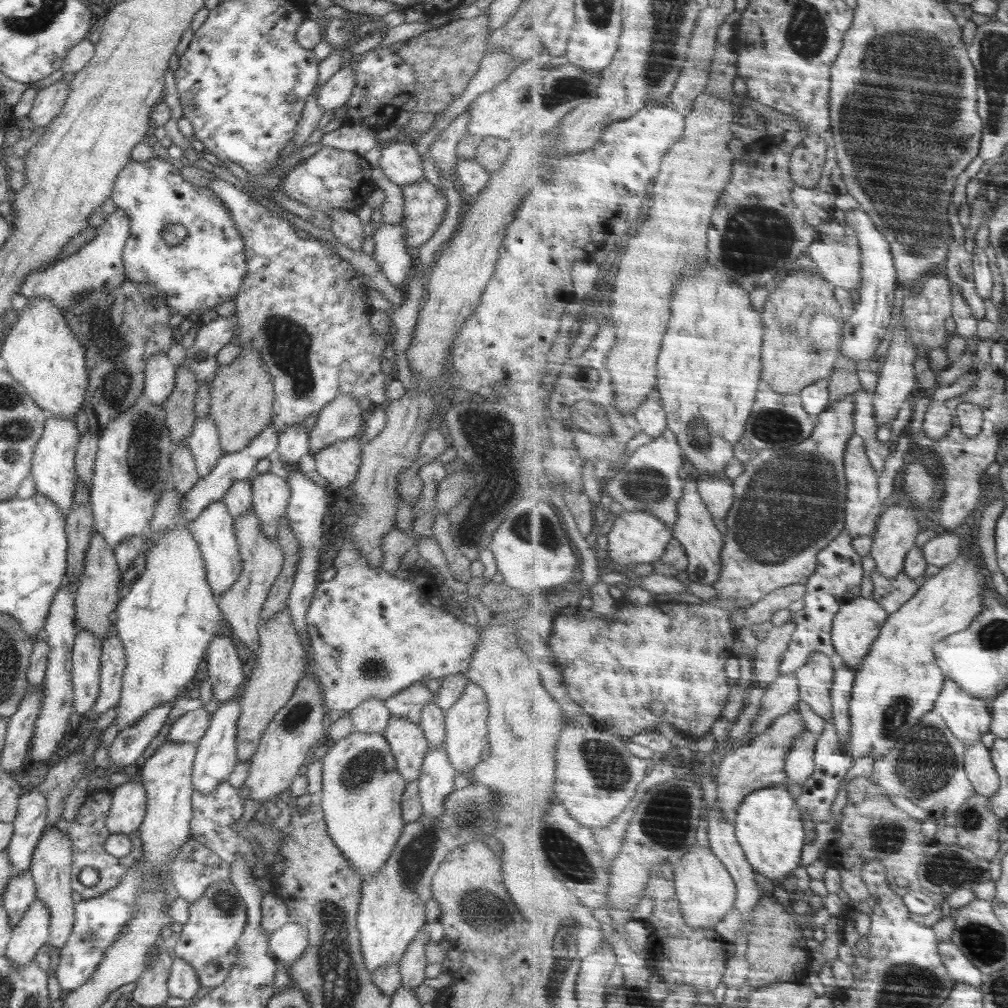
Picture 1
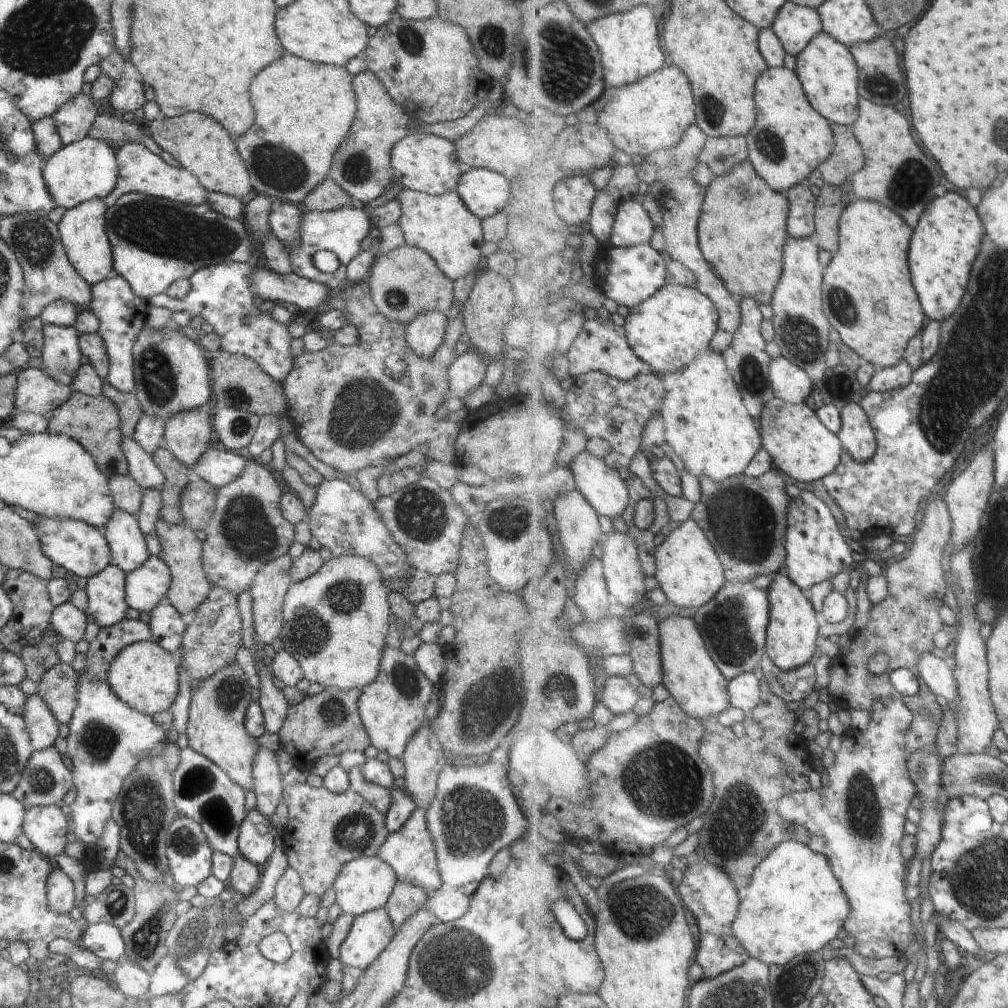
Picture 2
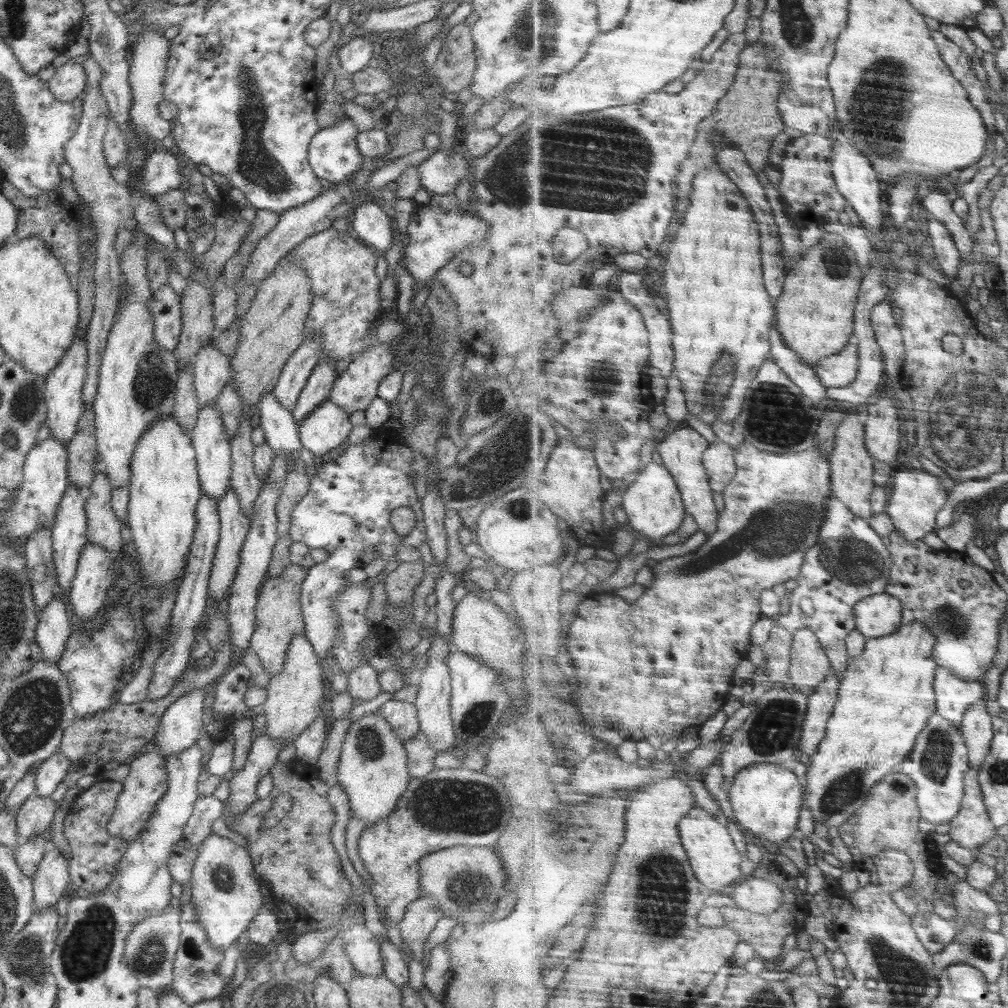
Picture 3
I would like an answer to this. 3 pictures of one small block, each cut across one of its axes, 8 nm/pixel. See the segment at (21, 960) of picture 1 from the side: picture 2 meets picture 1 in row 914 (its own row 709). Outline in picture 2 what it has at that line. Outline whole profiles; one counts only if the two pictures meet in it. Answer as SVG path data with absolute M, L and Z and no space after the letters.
M35 694L27 698L22 717L35 750L54 745L54 740L58 737L59 722L40 696Z

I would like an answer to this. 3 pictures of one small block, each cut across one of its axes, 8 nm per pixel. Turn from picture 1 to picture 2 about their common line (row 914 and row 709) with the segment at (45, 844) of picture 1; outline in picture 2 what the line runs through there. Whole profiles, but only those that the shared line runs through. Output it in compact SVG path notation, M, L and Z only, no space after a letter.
M60 662L45 672L39 682L37 695L48 705L59 724L68 724L72 720L80 679L71 665Z

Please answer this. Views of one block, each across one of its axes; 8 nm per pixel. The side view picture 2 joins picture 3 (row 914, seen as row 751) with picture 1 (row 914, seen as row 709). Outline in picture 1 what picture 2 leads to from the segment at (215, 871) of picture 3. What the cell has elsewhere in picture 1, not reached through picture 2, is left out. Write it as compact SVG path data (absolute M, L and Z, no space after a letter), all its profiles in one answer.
M216 882L204 892L200 900L189 903L188 912L188 922L182 925L180 940L170 944L170 952L196 970L202 988L216 988L228 978L235 962L232 950L239 944L240 936L248 924L244 901L231 883Z

